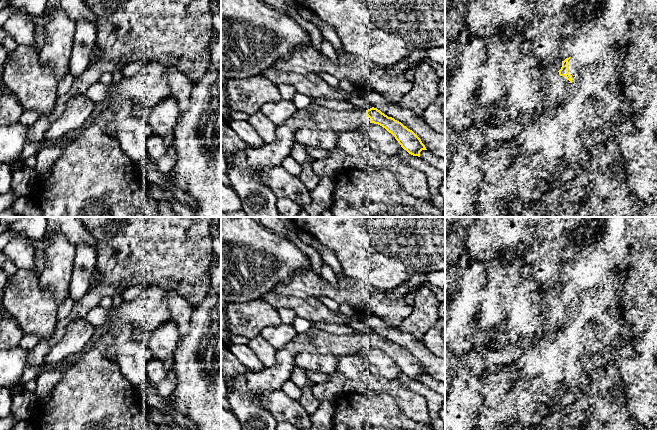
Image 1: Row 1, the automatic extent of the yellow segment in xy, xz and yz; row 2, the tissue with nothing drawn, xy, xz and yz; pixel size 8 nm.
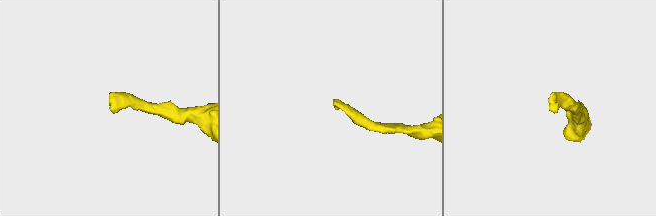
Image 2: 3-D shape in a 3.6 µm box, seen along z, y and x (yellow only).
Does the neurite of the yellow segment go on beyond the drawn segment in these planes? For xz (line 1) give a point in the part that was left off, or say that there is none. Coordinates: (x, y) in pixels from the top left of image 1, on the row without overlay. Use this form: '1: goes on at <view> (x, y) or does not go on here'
1: goes on at xz (244, 394)

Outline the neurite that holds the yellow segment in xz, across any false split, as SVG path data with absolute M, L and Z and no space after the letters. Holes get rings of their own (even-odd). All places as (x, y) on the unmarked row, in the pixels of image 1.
M311 328L306 333L297 334L292 341L280 349L276 349L276 364L273 367L265 367L261 372L247 371L238 375L231 385L227 385L227 400L232 412L238 417L242 430L276 430L277 420L272 416L260 401L260 398L274 390L281 389L282 385L290 380L292 371L296 367L294 357L301 353L320 353L333 356L353 355L361 349L378 348L391 357L401 371L413 380L420 381L422 374L427 374L421 363L401 346L388 341L377 332L368 334L356 333L352 335L336 335L316 328Z

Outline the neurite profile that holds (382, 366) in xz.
M378 348L361 349L356 353L365 361L369 371L384 380L395 380L402 372L395 361Z

